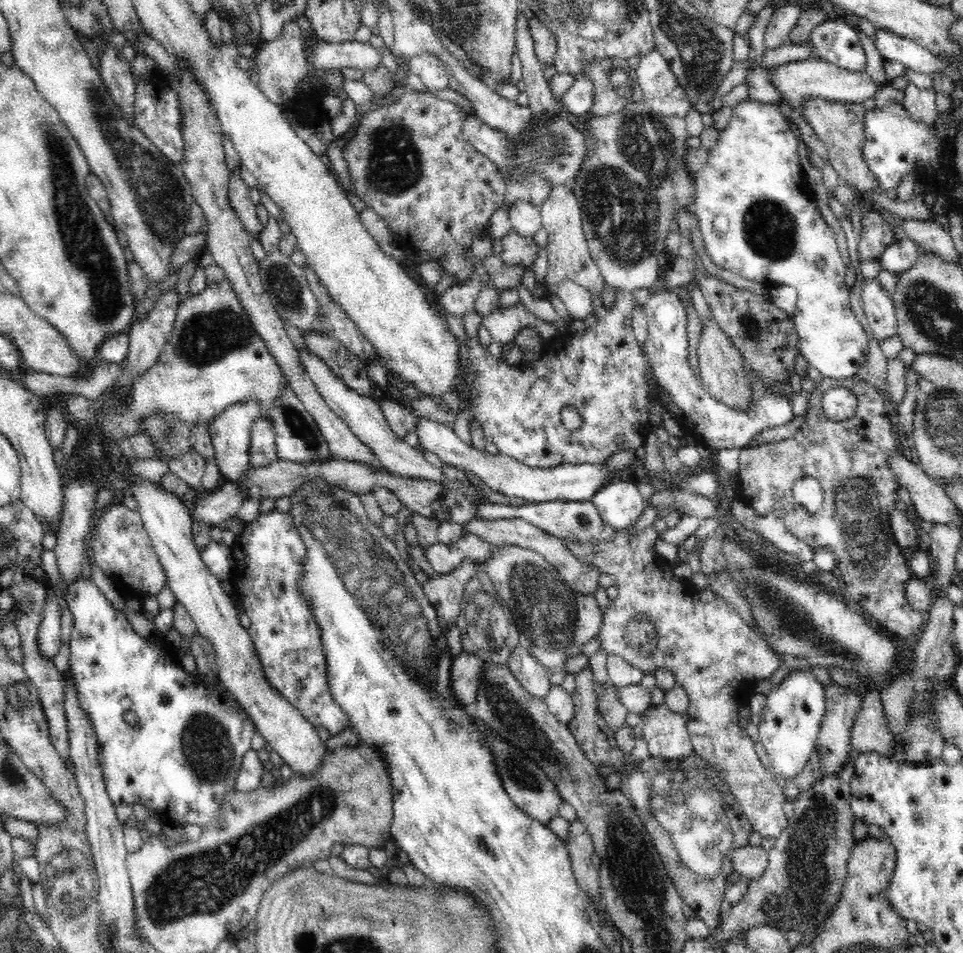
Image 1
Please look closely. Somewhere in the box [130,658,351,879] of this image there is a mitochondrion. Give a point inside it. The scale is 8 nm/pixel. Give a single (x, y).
(207, 747)

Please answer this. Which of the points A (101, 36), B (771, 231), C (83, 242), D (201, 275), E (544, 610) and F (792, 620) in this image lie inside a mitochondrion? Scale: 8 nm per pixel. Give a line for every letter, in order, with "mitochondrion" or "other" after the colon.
A: other
B: mitochondrion
C: mitochondrion
D: other
E: mitochondrion
F: mitochondrion

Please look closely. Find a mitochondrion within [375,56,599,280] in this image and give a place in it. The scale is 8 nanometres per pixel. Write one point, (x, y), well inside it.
(556, 149)

